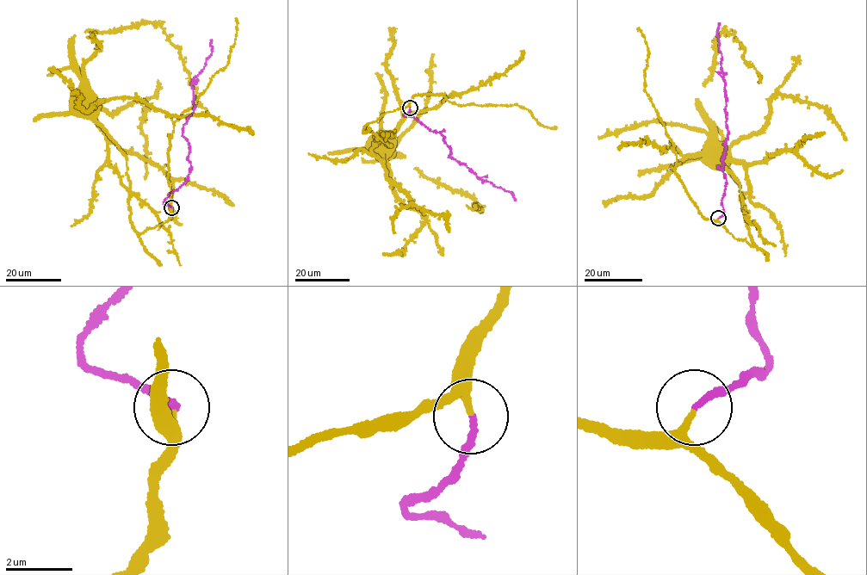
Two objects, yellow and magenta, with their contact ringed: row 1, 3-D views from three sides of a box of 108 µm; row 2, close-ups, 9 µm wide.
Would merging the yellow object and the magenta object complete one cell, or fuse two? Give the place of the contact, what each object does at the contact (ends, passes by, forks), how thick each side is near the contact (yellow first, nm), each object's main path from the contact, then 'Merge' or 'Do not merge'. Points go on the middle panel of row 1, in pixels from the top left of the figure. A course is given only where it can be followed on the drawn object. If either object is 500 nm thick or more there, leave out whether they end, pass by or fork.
Place: (410, 108). At the ring yellow ends. At the ring magenta ends. Thickness 260 nm (yellow) against 200 nm. Course of yellow: (410, 108), (387, 112), (367, 124), (368, 131), (391, 146), (370, 138), (368, 141), (374, 146). Course of magenta: (410, 108), (405, 114), (444, 138), (451, 149), (448, 157), (464, 163), (477, 177), (510, 191), (516, 200). Merge

